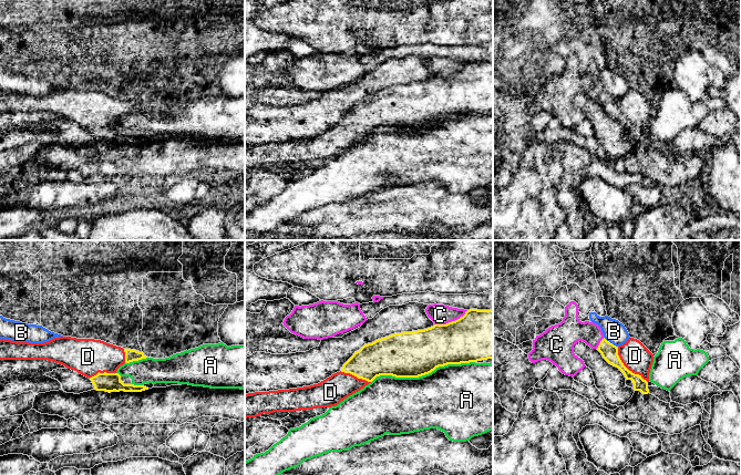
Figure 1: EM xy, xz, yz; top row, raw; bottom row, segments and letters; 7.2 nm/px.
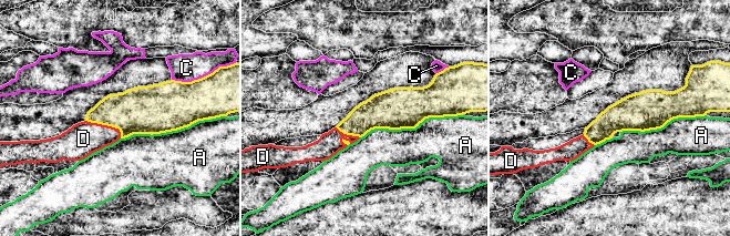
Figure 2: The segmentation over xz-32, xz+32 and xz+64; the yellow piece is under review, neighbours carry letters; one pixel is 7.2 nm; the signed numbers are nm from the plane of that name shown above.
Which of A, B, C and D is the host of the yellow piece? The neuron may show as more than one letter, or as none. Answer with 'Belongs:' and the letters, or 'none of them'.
Belongs: D

